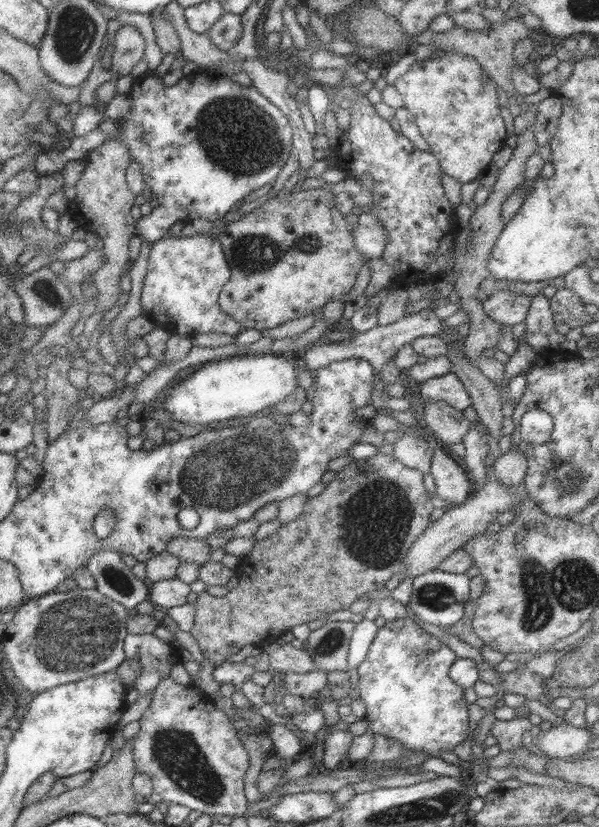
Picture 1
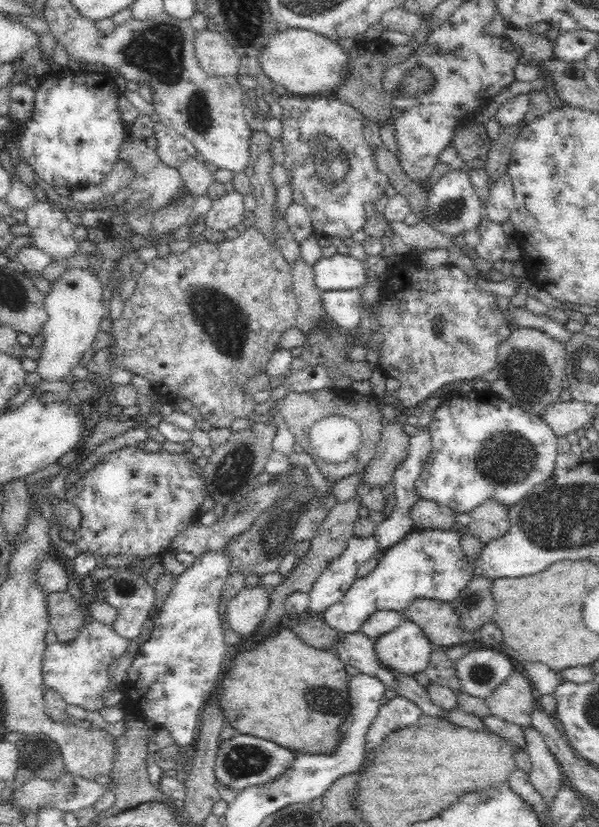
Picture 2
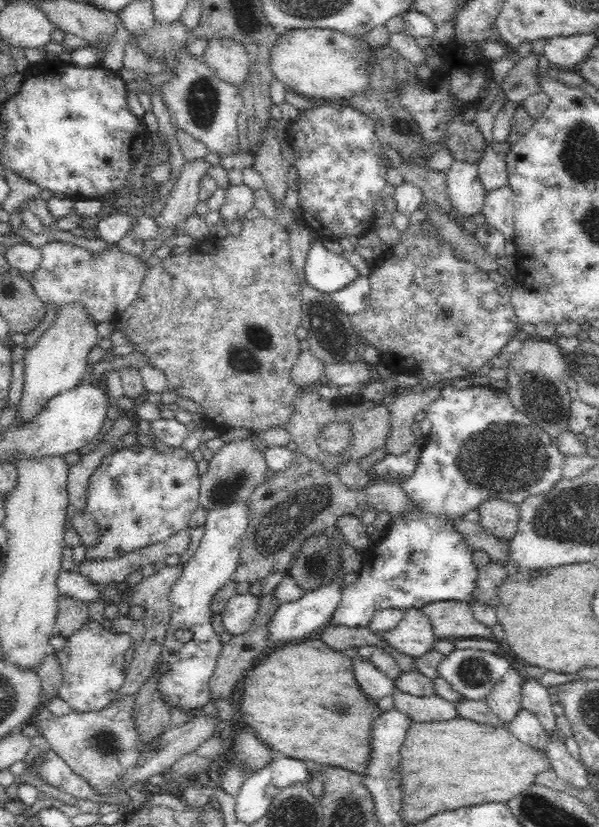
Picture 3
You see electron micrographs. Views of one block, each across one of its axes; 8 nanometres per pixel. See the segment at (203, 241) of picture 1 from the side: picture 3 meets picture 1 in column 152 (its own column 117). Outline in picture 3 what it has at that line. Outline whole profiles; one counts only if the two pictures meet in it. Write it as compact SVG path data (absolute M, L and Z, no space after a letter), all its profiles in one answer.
M50 241L40 247L42 261L29 281L33 292L45 308L48 305L52 305L55 310L74 304L84 306L97 325L107 321L112 325L120 322L125 309L136 301L152 262L143 262L138 258L138 253L132 255L122 252L116 242L107 243L105 250L96 252L96 255L69 242Z

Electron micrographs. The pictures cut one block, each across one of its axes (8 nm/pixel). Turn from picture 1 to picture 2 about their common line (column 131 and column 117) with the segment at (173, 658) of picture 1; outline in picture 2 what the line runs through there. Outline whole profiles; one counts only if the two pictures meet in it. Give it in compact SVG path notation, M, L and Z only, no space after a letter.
M90 602L84 603L87 612L85 623L78 634L69 641L47 644L42 660L43 684L62 695L63 701L82 710L101 712L106 708L104 692L119 688L110 675L110 666L128 647L128 639L114 632L112 625L100 623L90 615Z

